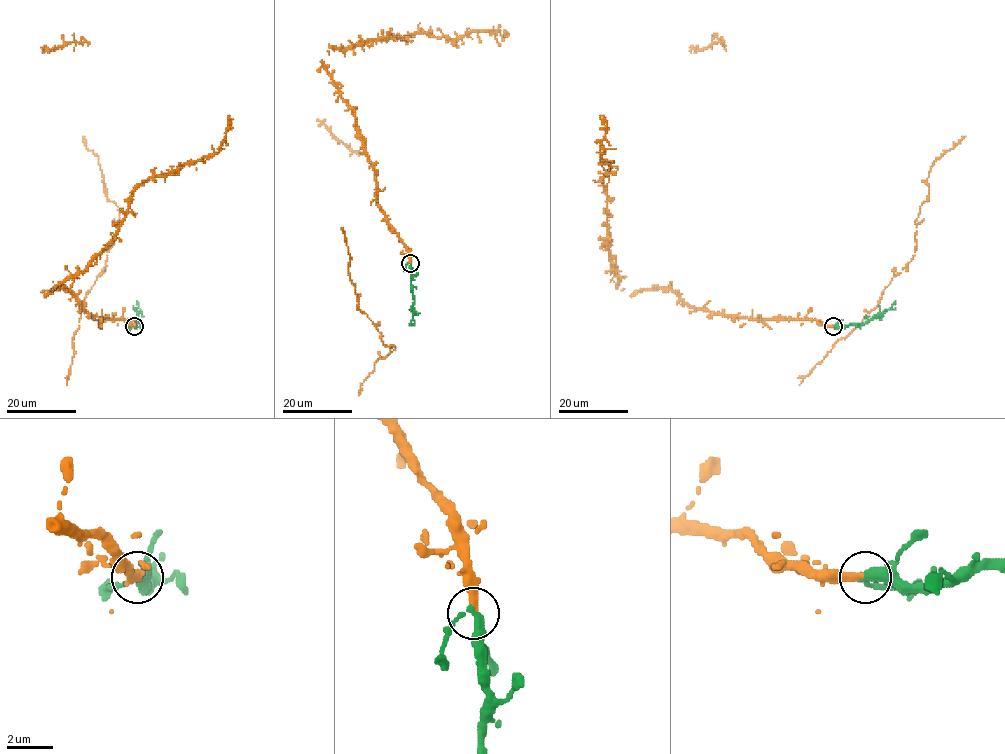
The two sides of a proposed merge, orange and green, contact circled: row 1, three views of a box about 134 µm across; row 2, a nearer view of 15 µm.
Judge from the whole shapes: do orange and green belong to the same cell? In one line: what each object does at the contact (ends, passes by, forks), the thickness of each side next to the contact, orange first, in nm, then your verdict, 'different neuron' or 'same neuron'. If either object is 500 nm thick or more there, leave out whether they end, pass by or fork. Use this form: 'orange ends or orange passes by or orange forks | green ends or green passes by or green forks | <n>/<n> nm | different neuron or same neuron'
orange ends | green passes by | 340/320 nm | same neuron

